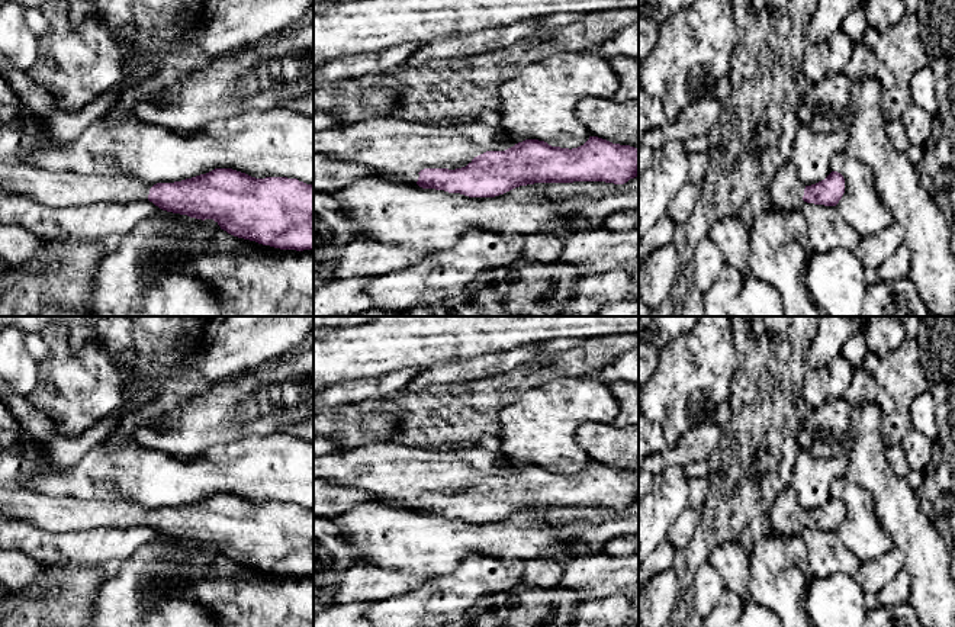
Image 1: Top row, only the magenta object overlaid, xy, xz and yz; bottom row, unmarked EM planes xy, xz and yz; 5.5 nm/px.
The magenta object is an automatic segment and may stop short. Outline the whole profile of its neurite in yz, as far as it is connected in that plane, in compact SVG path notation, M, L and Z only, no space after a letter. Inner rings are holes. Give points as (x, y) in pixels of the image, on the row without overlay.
M788 486L778 493L769 511L771 528L775 534L792 536L804 525L807 528L836 531L845 518L845 504L832 496L824 505L806 511L797 492Z

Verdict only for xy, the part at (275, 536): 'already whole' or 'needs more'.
needs more

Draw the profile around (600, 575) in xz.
M602 552L563 565L560 588L579 597L607 598L639 592L639 556L617 557Z

